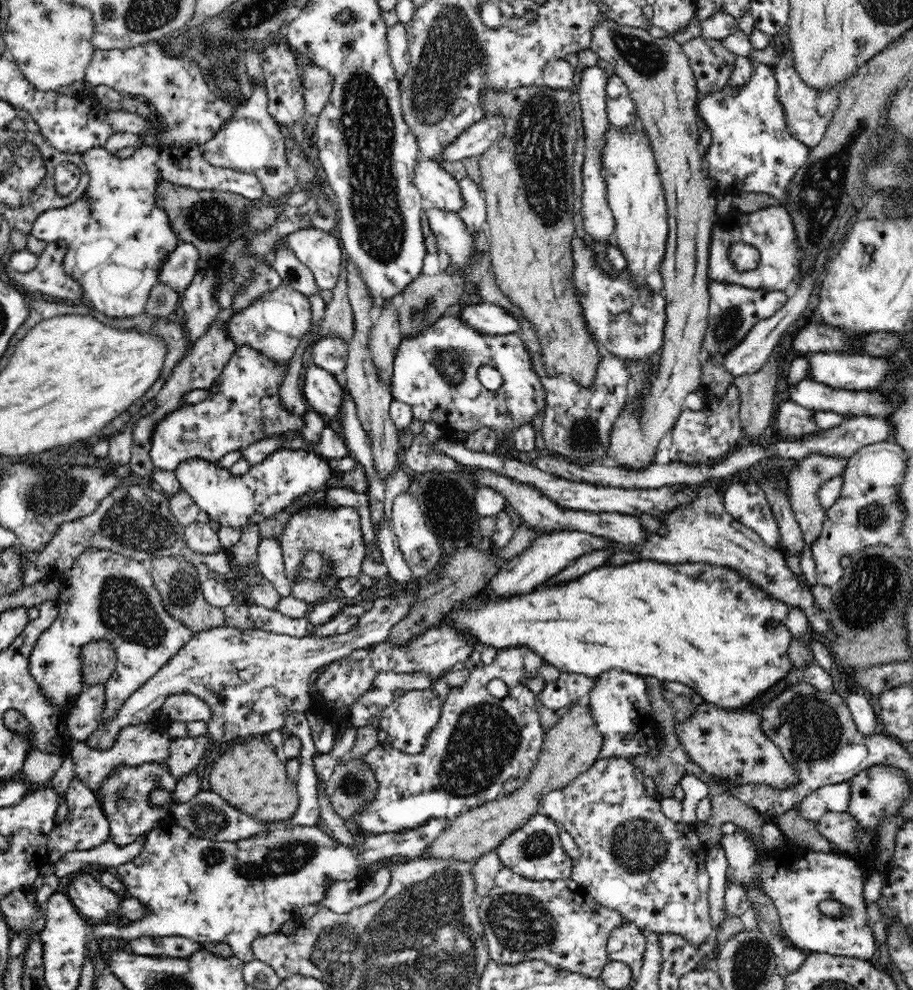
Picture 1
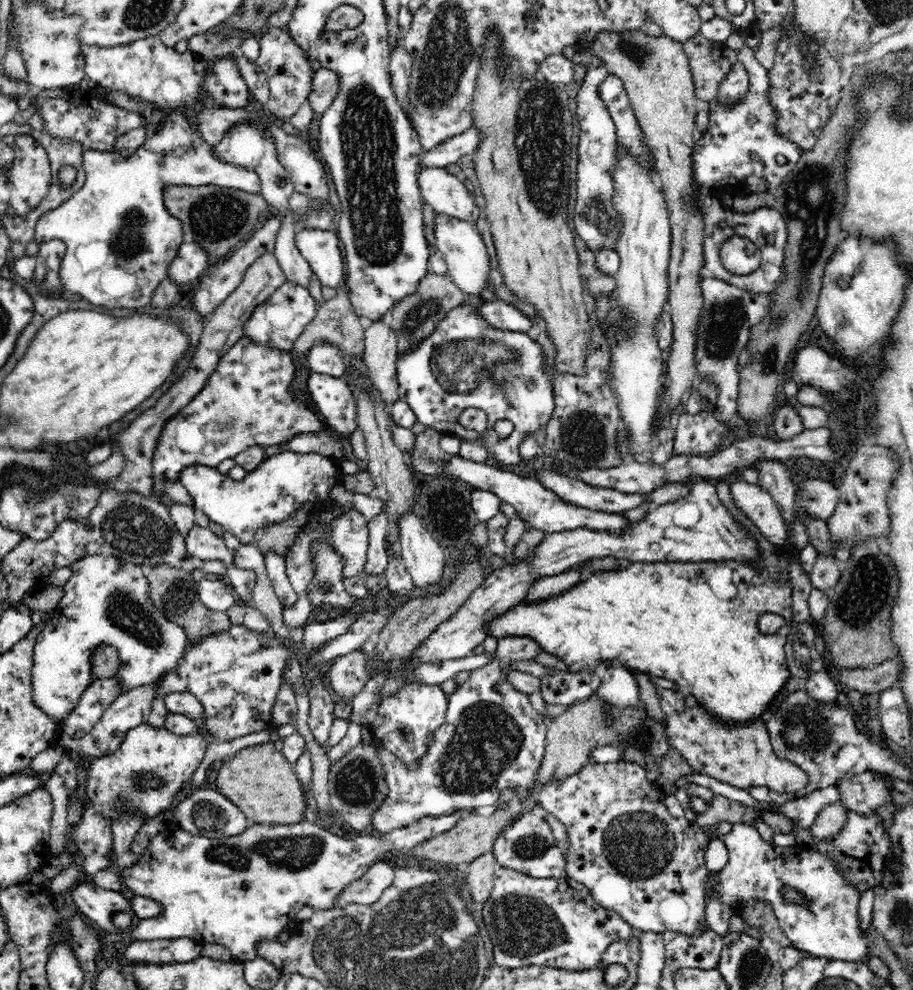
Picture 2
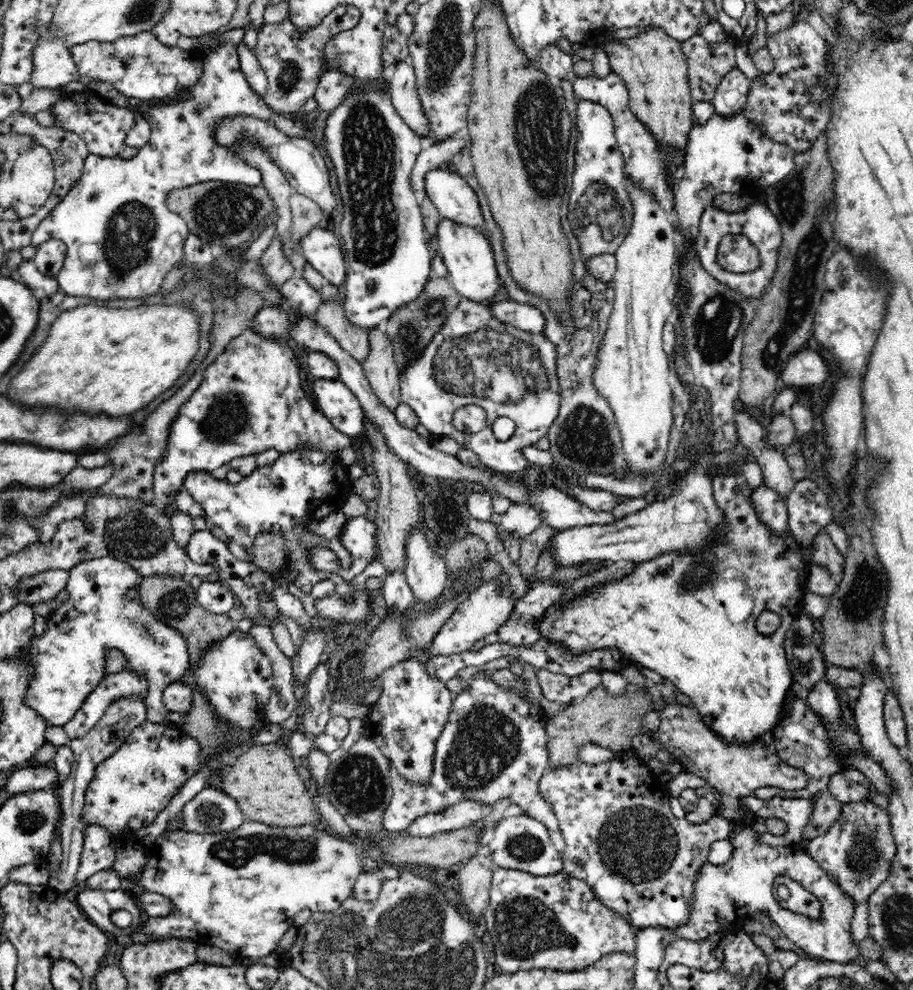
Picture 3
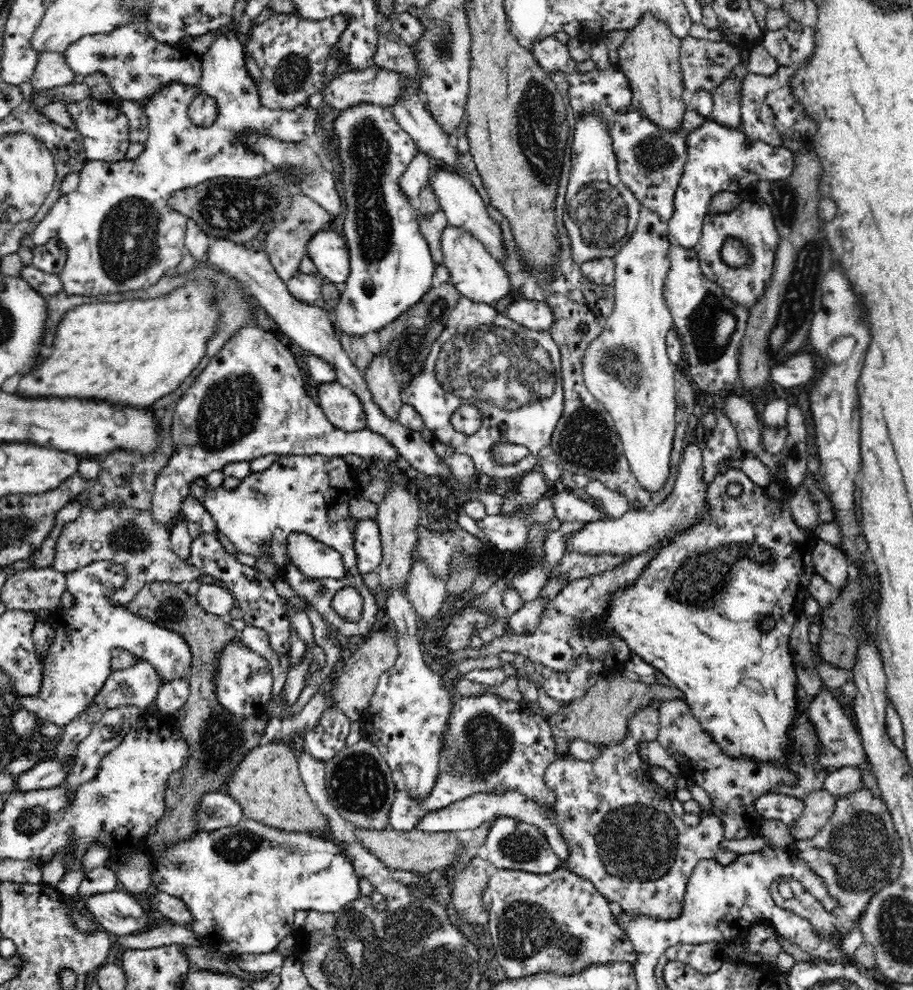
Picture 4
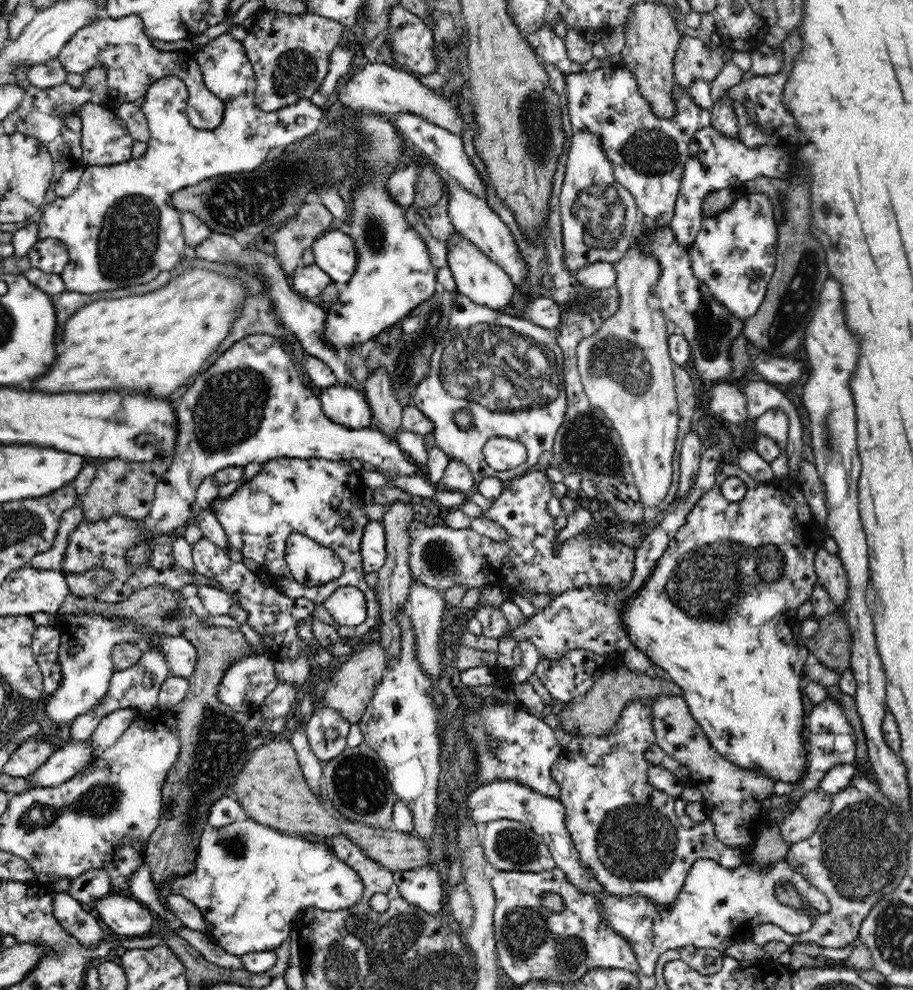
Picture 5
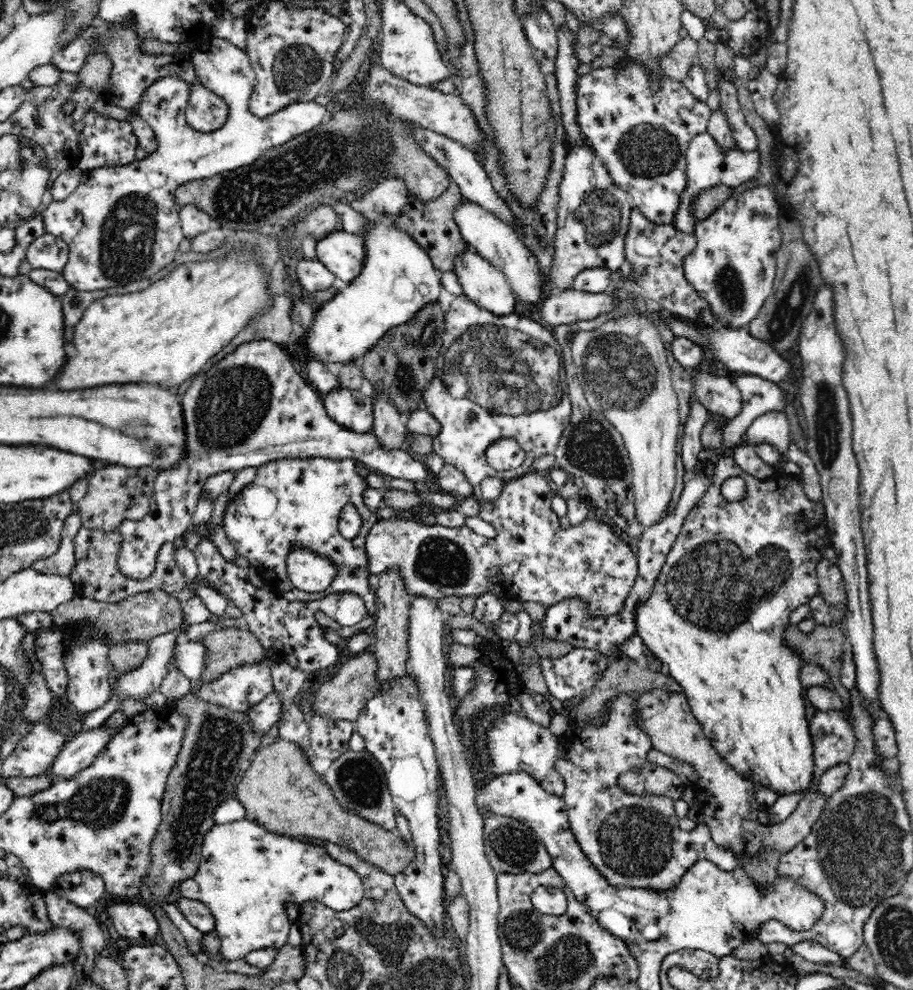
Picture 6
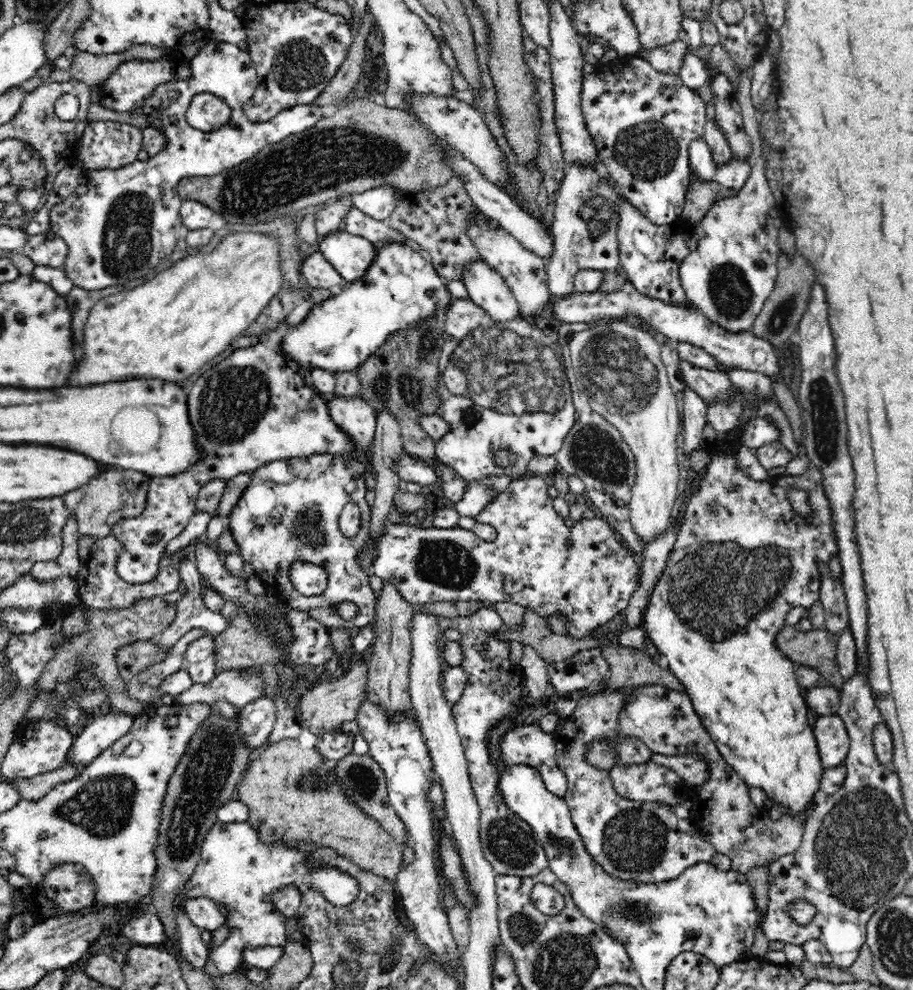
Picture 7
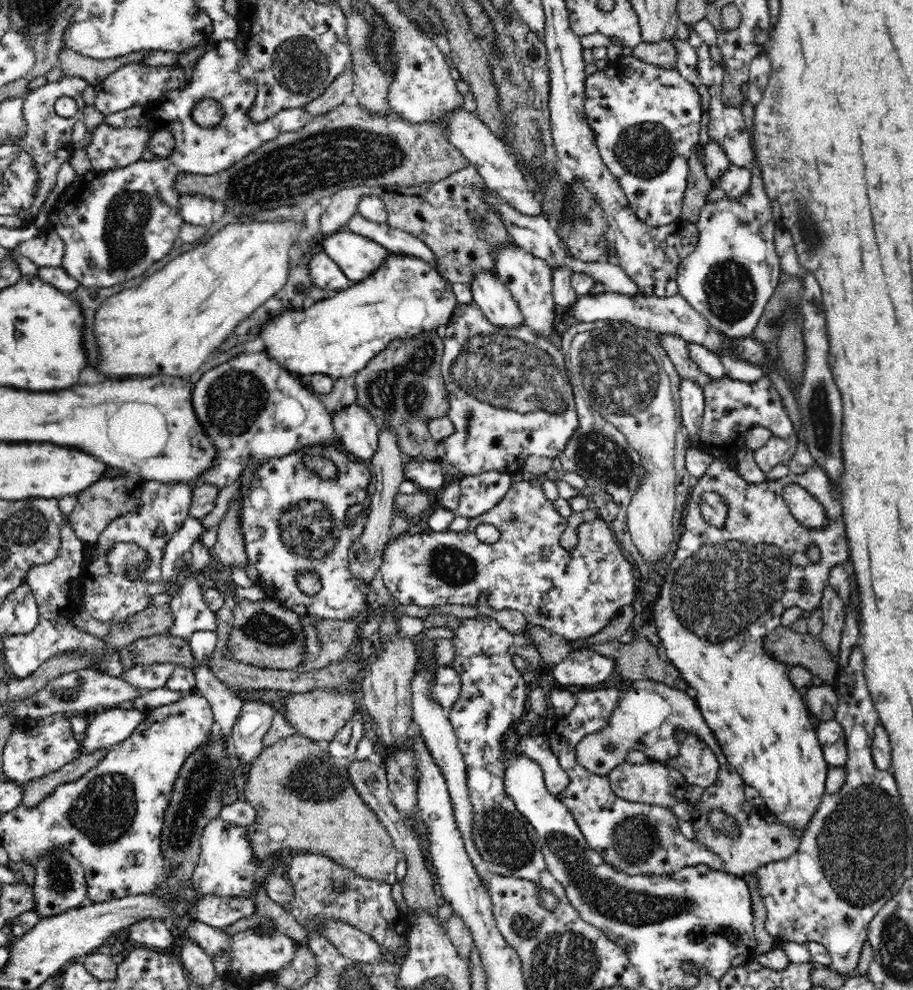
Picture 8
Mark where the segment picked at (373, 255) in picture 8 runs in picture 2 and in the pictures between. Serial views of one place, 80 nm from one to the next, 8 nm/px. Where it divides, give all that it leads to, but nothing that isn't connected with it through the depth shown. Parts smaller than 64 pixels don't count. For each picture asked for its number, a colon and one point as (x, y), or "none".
2: (320, 248)
3: (321, 248)
4: (328, 250)
5: (335, 252)
6: (343, 253)
7: (351, 255)

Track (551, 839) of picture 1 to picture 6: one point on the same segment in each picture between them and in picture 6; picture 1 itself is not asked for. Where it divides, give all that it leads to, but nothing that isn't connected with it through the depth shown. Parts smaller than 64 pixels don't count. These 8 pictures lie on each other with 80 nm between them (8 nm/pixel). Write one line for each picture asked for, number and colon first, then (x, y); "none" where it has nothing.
2: (527, 845)
3: (522, 843)
4: (511, 845)
5: (508, 845)
6: (511, 846)

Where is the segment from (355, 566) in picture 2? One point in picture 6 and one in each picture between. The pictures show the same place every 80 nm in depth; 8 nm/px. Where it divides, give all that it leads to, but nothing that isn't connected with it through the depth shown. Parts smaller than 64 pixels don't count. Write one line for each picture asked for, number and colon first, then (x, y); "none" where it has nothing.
3: (359, 534)
4: (367, 545)
5: (373, 546)
6: (531, 558)

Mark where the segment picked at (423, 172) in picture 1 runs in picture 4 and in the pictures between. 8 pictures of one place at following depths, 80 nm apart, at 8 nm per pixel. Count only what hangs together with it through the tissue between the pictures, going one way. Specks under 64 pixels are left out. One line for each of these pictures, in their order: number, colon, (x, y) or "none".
2: (445, 193)
3: (455, 199)
4: (463, 206)

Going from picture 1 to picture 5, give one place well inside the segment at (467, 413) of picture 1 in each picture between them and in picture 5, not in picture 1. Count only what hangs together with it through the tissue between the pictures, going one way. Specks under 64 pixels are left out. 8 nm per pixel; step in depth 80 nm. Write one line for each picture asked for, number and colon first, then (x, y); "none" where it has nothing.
2: (465, 363)
3: (473, 359)
4: (512, 374)
5: (508, 372)

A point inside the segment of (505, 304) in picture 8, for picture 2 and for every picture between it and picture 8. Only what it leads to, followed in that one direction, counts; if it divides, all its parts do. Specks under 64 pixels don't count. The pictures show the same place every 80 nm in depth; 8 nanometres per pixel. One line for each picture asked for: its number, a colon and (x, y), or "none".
2: (461, 245)
3: (471, 268)
4: (476, 275)
5: (476, 276)
6: (485, 285)
7: (487, 289)

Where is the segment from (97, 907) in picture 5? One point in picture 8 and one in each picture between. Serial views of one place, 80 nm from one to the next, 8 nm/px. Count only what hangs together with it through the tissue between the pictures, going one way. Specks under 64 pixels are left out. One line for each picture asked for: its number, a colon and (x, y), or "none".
6: (132, 919)
7: (146, 928)
8: (155, 934)

